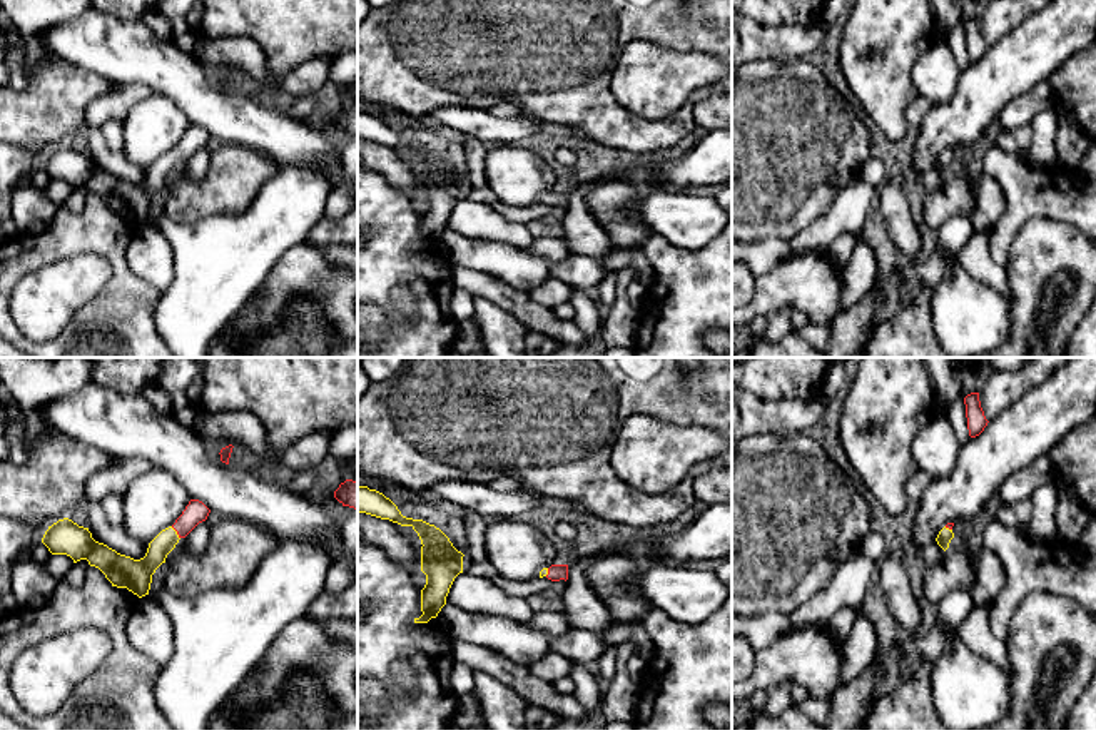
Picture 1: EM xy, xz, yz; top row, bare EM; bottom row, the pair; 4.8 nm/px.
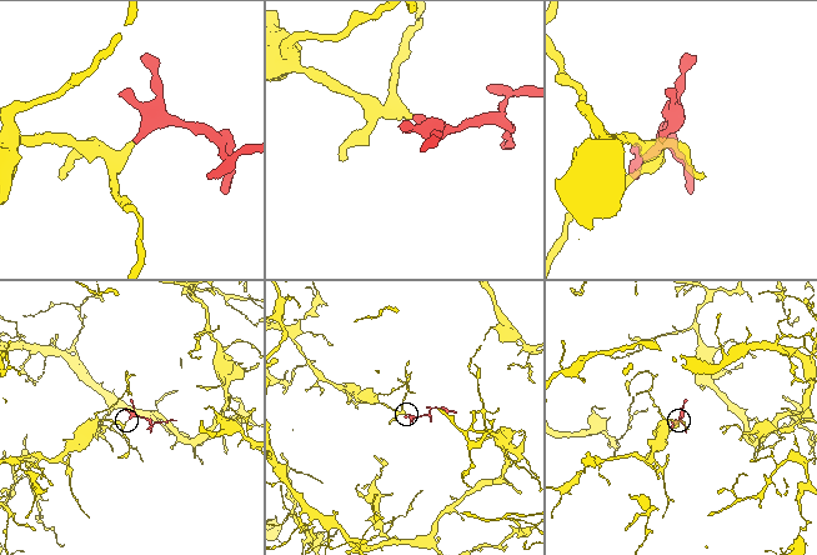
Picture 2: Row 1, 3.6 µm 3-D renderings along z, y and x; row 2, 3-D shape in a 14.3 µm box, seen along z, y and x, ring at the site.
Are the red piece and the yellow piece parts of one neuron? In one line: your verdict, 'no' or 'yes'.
yes

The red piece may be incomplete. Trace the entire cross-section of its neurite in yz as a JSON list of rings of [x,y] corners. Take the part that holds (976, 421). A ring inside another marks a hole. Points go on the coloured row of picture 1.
[[[979,393],[967,394],[964,398],[964,404],[966,404],[966,418],[967,418],[969,436],[976,438],[984,431],[984,428],[989,423],[984,416],[982,408],[981,408]]]

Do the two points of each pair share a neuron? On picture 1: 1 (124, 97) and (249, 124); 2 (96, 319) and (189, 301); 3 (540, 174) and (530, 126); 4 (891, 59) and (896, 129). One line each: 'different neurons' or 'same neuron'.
1: different neurons
2: different neurons
3: different neurons
4: same neuron

